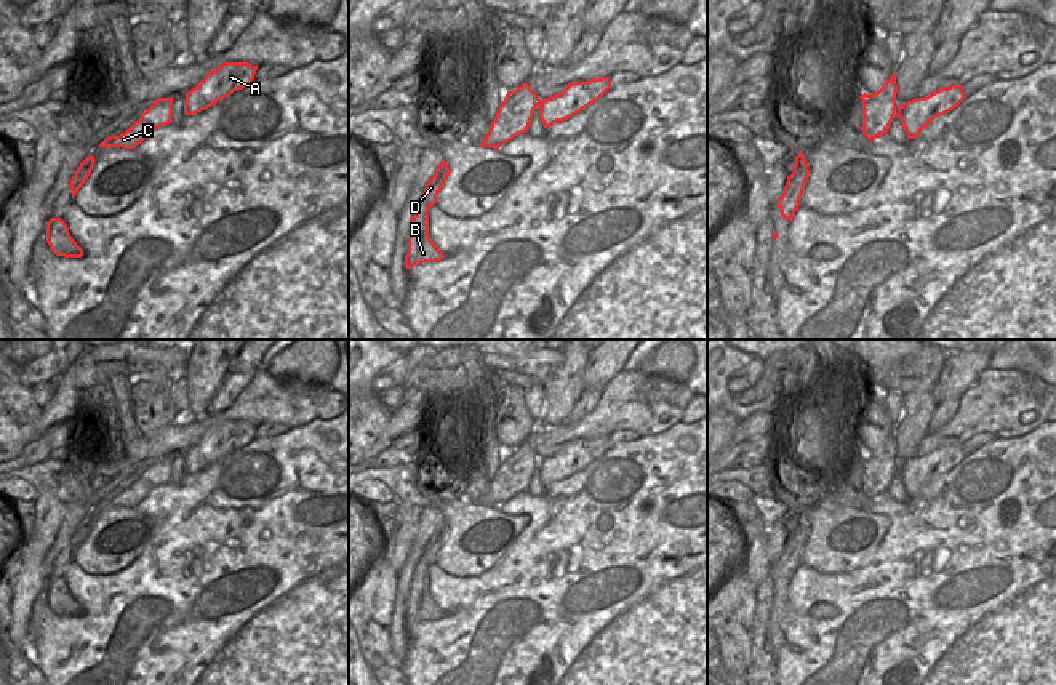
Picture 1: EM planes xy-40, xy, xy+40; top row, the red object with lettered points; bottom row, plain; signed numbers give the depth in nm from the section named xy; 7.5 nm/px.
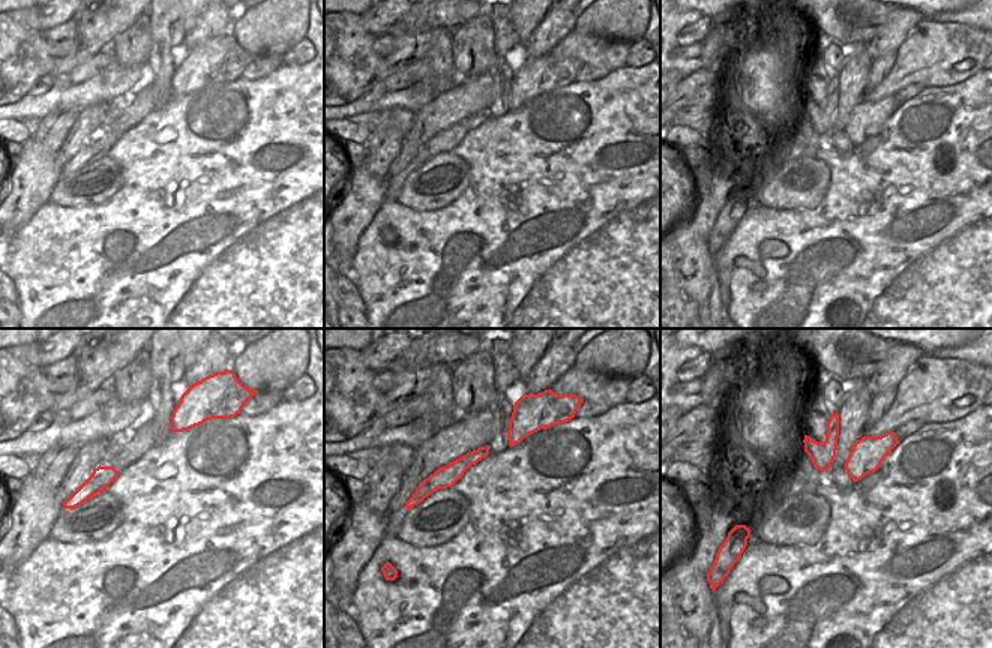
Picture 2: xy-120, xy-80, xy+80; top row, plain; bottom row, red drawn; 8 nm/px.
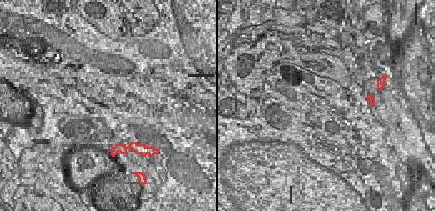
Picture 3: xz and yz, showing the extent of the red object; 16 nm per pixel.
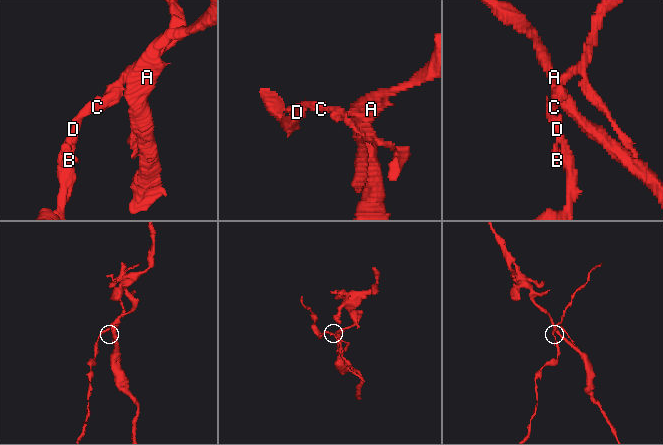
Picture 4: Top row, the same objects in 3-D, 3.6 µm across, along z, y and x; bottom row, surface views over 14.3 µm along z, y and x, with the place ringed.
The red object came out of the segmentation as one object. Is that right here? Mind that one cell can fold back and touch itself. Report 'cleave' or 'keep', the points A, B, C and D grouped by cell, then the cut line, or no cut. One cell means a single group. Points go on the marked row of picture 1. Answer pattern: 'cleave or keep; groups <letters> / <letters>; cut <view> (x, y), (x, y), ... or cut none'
cleave; groups A / B C D; cut xy (543, 101), (540, 106)

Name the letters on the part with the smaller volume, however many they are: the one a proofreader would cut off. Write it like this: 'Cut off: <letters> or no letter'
Cut off: B, C, D

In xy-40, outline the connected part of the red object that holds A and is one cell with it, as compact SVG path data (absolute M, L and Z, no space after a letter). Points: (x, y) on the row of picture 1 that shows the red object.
M224 62L210 70L205 78L186 93L184 115L195 115L218 101L243 90L254 80L258 66L248 62Z

